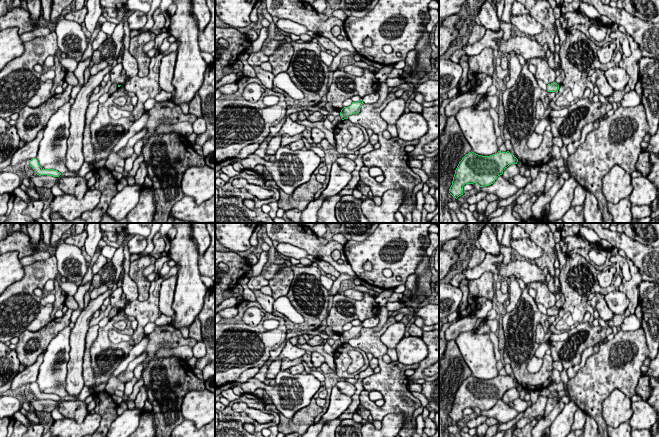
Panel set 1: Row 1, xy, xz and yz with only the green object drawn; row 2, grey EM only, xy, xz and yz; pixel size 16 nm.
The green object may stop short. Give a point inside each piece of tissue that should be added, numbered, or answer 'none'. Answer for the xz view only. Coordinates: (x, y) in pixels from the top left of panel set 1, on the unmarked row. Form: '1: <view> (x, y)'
none

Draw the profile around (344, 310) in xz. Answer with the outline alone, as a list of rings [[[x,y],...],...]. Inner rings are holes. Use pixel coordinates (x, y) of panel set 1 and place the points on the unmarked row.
[[[341,289],[333,296],[327,326],[335,333],[343,333],[343,326],[346,323],[356,319],[363,322],[368,318],[375,317],[378,315],[379,308],[375,298],[368,293],[364,293],[362,300],[353,300],[344,294],[344,289]]]

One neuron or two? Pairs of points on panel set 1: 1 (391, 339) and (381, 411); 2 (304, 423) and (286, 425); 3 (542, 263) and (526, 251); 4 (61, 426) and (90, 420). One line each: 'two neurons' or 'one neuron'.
1: two neurons
2: one neuron
3: two neurons
4: one neuron

